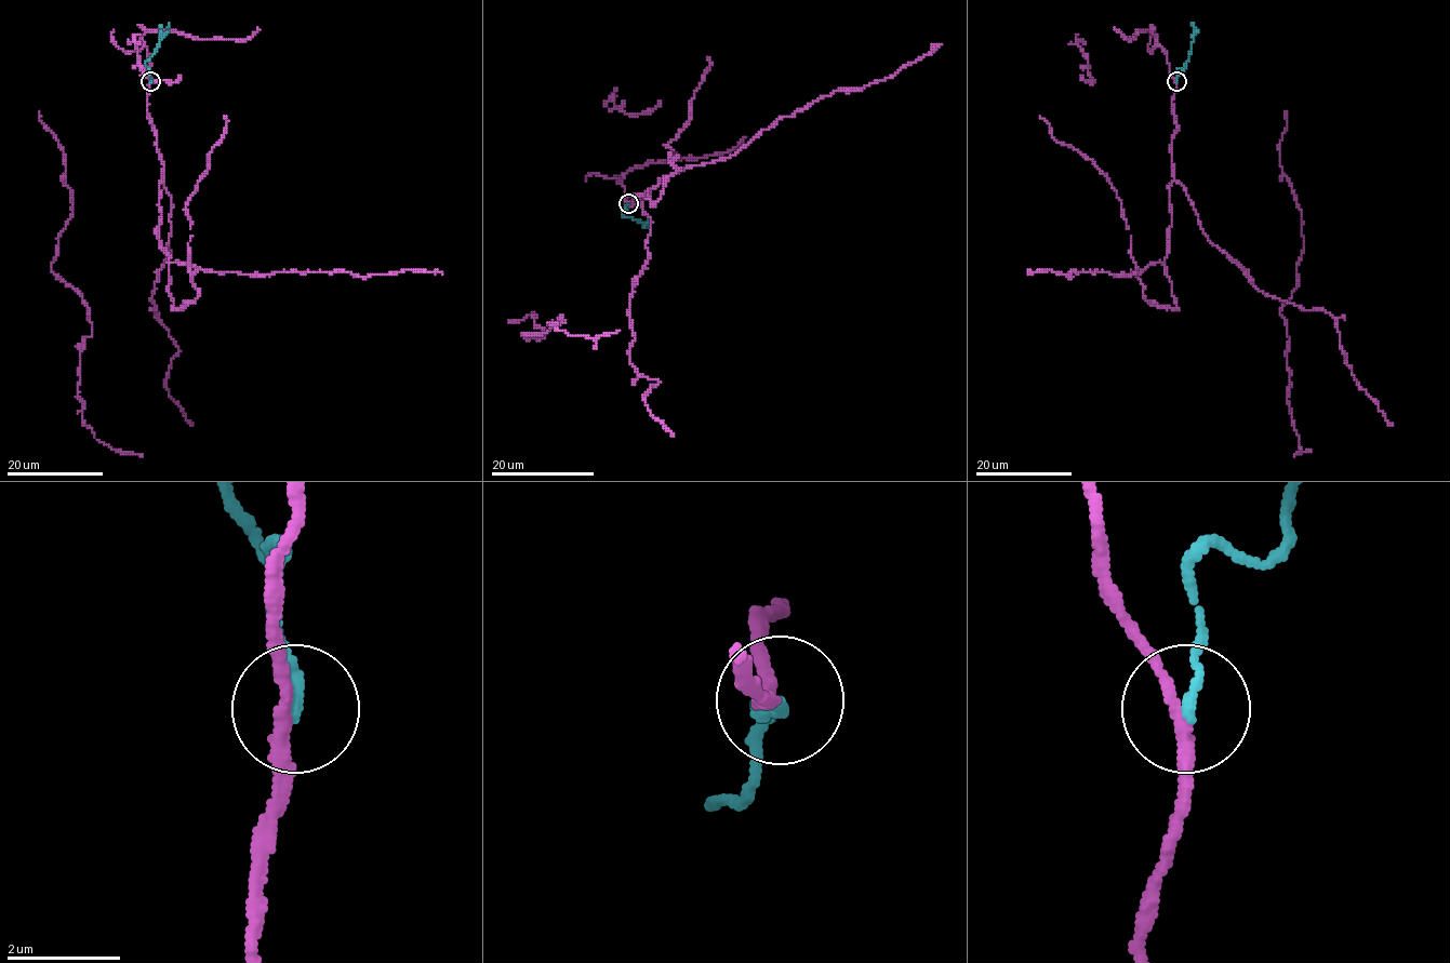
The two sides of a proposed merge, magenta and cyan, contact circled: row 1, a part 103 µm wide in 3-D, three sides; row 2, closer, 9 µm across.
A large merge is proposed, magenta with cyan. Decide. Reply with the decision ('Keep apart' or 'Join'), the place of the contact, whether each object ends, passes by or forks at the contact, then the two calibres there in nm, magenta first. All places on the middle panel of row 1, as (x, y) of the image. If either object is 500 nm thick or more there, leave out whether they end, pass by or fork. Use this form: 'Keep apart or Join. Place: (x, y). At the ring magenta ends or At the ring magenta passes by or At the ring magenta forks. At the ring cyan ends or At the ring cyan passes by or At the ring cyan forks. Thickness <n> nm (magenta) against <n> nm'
Keep apart. Place: (628, 203). At the ring magenta passes by. At the ring cyan ends. Thickness 220 nm (magenta) against 180 nm

